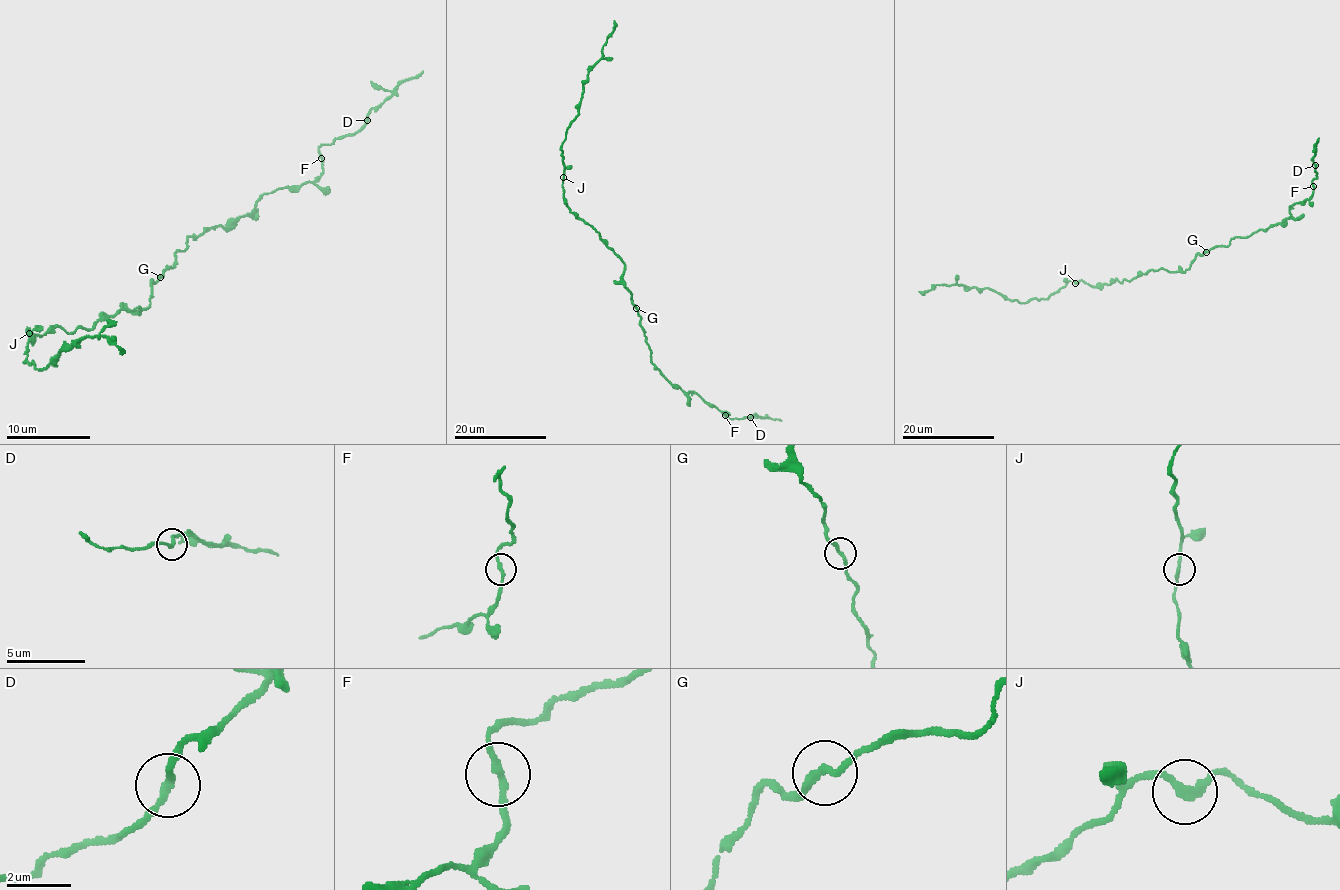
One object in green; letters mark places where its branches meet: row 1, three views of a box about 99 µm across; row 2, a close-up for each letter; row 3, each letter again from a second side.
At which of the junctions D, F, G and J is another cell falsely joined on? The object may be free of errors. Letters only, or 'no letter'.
no letter

